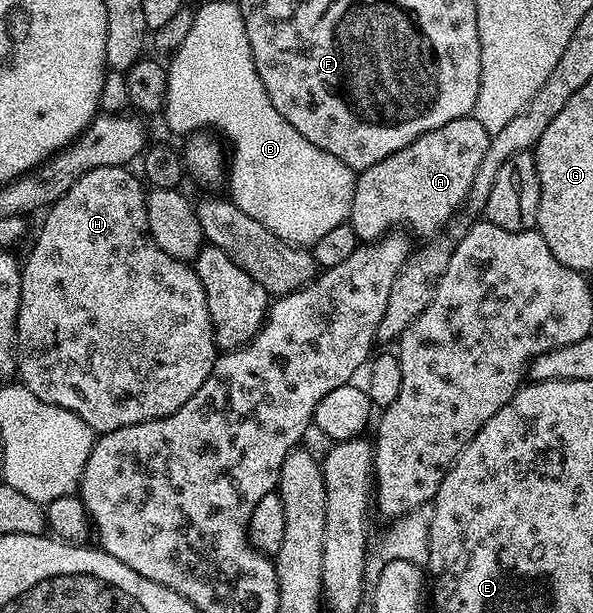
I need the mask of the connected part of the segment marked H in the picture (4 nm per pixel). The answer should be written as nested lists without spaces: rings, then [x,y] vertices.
[[[109,166],[108,168],[92,168],[60,200],[45,211],[46,219],[38,230],[38,239],[30,250],[26,262],[21,263],[22,291],[20,292],[20,308],[18,309],[18,328],[16,331],[16,374],[23,386],[32,392],[32,396],[40,396],[44,404],[56,404],[60,408],[68,408],[68,412],[76,412],[84,424],[88,424],[99,435],[116,432],[116,428],[124,428],[128,424],[144,424],[148,420],[167,418],[176,408],[180,408],[208,380],[214,362],[218,359],[220,347],[214,341],[214,325],[208,312],[208,296],[204,296],[204,284],[200,284],[200,276],[196,276],[193,265],[181,258],[168,256],[155,244],[148,228],[146,215],[147,191],[142,190],[144,182],[126,166]]]

